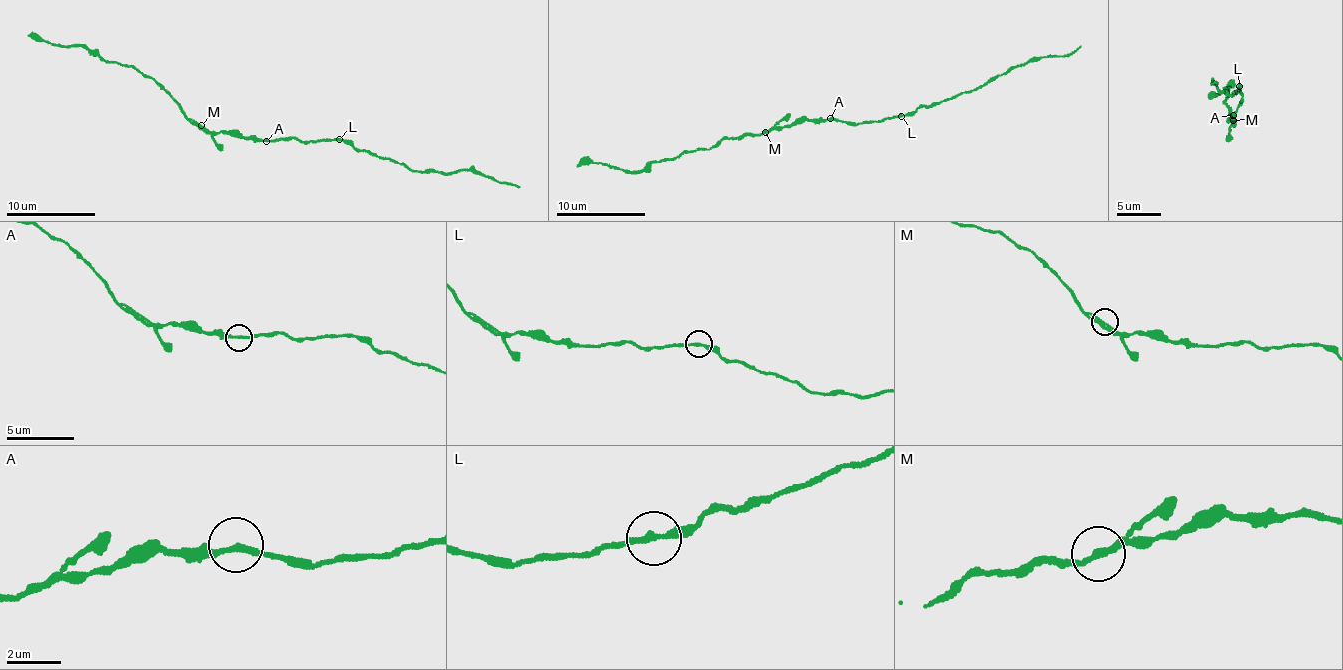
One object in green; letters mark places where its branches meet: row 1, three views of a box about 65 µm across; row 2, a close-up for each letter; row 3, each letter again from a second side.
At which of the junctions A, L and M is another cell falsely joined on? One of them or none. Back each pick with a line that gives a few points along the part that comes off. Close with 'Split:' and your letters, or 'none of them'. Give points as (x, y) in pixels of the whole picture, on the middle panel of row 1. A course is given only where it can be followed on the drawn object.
M: course (764, 131), (789, 113)
Split: M

